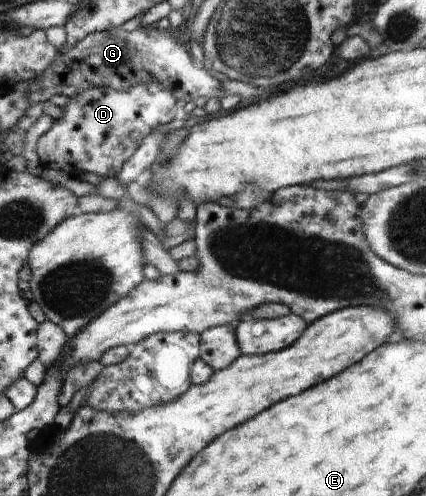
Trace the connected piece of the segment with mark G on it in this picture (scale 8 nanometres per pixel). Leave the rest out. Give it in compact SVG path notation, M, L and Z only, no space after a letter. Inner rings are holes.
M151 25L138 27L135 31L128 33L120 26L112 30L91 32L76 46L60 53L44 72L28 81L31 83L31 87L27 92L27 102L30 102L31 105L48 102L54 95L74 98L91 88L109 88L124 92L134 85L144 84L153 80L158 81L158 84L161 84L161 87L167 90L176 101L184 100L185 102L202 103L213 97L222 99L222 83L211 77L209 72L206 67L198 67L190 53L182 45L178 45L177 38L166 35L164 30L159 31L154 25Z

